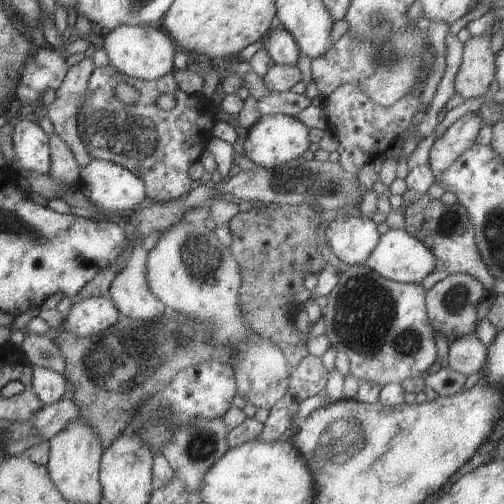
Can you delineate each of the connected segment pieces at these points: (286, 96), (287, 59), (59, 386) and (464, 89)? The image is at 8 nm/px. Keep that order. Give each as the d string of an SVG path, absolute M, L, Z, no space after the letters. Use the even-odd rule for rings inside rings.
M291 91L273 92L265 98L257 100L257 108L262 115L282 114L292 117L310 105L305 93L297 94Z
M283 27L270 28L260 38L261 49L265 49L274 63L295 65L298 59L299 47L293 37Z
M38 366L32 368L32 389L43 405L61 399L67 381L66 377L54 370Z
M488 26L485 32L470 36L462 43L462 57L454 77L454 90L464 100L485 94L494 80L494 55L489 47L493 31Z

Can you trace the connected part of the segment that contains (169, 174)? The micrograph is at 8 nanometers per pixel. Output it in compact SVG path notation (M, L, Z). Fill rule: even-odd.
M108 64L95 67L88 78L83 104L76 114L78 135L91 158L111 161L131 171L144 182L146 196L151 200L156 200L157 203L175 200L192 190L196 182L191 179L187 170L189 170L191 163L198 160L206 149L208 142L213 138L212 128L216 120L217 107L211 104L208 98L196 93L188 95L181 92L173 77L173 74L167 73L159 78L144 81L143 79L139 80L125 76ZM119 83L128 84L138 92L135 102L125 104L115 96L115 87ZM161 94L171 94L173 96L176 100L173 109L163 111L157 107L155 100Z

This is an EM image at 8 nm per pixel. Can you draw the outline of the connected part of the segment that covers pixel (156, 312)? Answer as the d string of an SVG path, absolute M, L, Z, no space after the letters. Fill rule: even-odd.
M141 239L134 243L122 272L112 278L107 296L115 308L129 319L155 319L167 310L167 307L149 290L145 278L145 259L147 251L143 249Z

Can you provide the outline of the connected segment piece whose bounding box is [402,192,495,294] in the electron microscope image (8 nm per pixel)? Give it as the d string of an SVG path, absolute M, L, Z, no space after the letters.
M425 192L417 201L404 206L402 213L405 219L403 229L420 240L434 256L434 267L420 282L425 290L430 289L449 273L467 273L474 276L483 288L486 288L487 294L490 292L495 280L477 252L472 224L464 208L458 202L444 205L439 199L432 199Z

